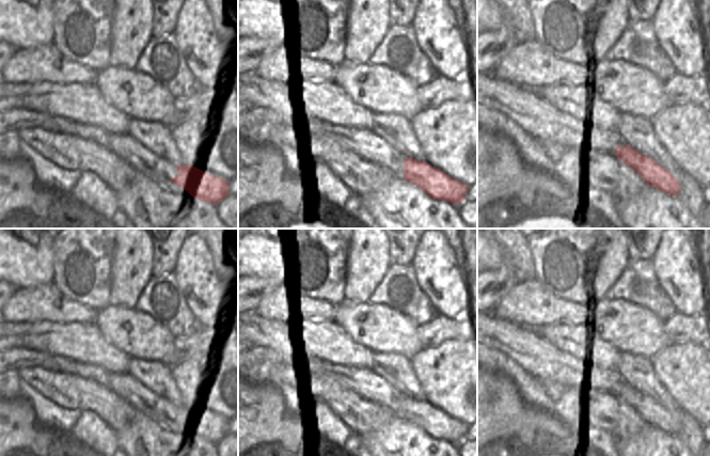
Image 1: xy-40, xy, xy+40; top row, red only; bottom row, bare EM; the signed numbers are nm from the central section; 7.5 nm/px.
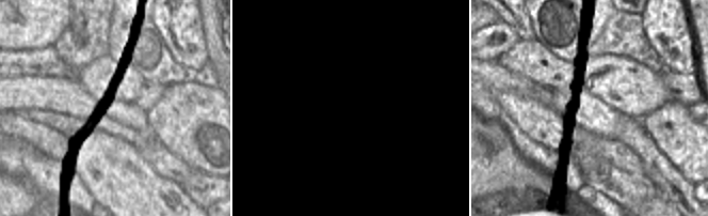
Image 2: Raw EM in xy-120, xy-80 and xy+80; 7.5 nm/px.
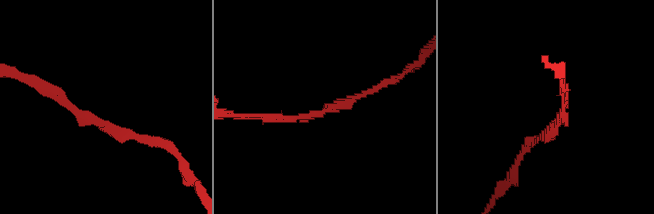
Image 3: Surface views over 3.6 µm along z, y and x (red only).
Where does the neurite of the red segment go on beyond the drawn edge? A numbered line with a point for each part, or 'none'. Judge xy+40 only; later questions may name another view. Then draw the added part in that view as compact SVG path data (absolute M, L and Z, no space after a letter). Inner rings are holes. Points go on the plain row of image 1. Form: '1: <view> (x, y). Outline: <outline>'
none

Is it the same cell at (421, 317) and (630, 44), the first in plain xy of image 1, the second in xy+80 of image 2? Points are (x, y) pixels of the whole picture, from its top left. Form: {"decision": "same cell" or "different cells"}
{"decision": "same cell"}

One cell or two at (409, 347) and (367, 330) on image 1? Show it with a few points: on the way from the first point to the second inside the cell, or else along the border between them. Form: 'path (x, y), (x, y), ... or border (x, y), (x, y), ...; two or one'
path (398, 336), (394, 332), (378, 330); one

